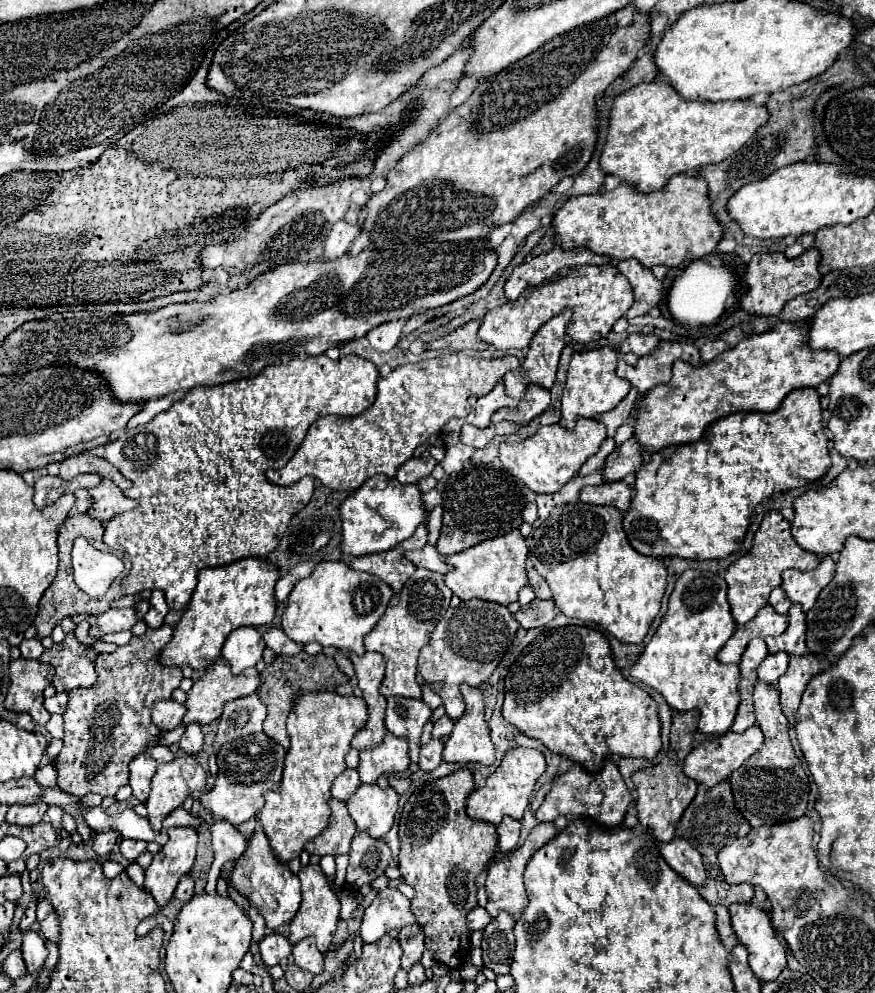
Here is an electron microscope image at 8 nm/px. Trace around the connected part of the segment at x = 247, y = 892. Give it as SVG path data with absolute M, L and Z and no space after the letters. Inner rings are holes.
M254 831L248 839L246 851L234 861L234 867L230 873L220 873L220 877L232 885L240 895L248 897L248 901L256 907L256 911L264 917L268 929L278 929L284 923L290 923L296 911L300 909L302 891L300 891L300 879L288 869L288 865L282 865L270 851L268 837L264 831Z

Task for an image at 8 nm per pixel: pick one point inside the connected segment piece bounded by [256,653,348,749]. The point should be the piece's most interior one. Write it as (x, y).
(289, 675)

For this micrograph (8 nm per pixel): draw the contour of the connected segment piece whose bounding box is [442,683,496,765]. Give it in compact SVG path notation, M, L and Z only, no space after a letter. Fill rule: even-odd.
M466 683L460 685L460 693L466 703L464 715L456 721L450 739L444 745L444 761L450 763L494 763L494 745L490 741L490 729L484 721L484 697L478 687Z

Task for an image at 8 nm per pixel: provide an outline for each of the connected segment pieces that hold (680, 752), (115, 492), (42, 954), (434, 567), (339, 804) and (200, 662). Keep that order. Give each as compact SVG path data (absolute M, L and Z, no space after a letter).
M696 709L692 711L684 711L684 713L676 713L674 721L672 721L672 731L670 731L670 749L666 753L666 757L648 769L636 771L632 775L634 787L638 791L638 799L636 799L636 811L638 811L638 821L644 829L650 829L652 835L660 841L670 841L676 835L676 825L682 819L682 813L686 811L686 807L690 805L690 801L696 795L696 783L694 779L688 779L682 771L682 763L684 757L690 753L692 749L692 741L694 741L694 733L698 729L698 717L700 713Z
M102 479L102 483L96 489L90 489L90 495L94 499L94 505L88 509L88 515L102 523L108 523L114 515L138 507L136 499L124 497L124 493L110 479Z
M28 929L24 931L22 935L22 955L24 955L24 961L26 961L26 967L28 967L28 973L34 973L34 971L40 971L46 957L48 957L48 949L46 949L46 943L42 939L40 933Z
M426 545L422 547L420 551L408 551L408 559L416 565L416 567L424 567L424 569L430 569L430 571L438 571L438 573L448 573L450 567L448 563L444 561L444 557L436 551L436 547L432 545Z
M330 799L330 823L328 827L322 831L322 835L318 835L316 839L312 839L304 849L310 855L346 855L350 851L350 843L352 837L356 833L356 825L352 821L352 817L348 815L348 809L344 805L344 801L340 799Z
M242 559L230 565L202 569L198 573L198 585L192 601L188 603L182 619L174 627L170 643L160 651L158 661L162 667L184 667L190 665L194 671L206 671L216 659L222 657L222 645L230 631L244 625L268 625L274 619L276 599L274 585L280 577L278 569L266 559Z

